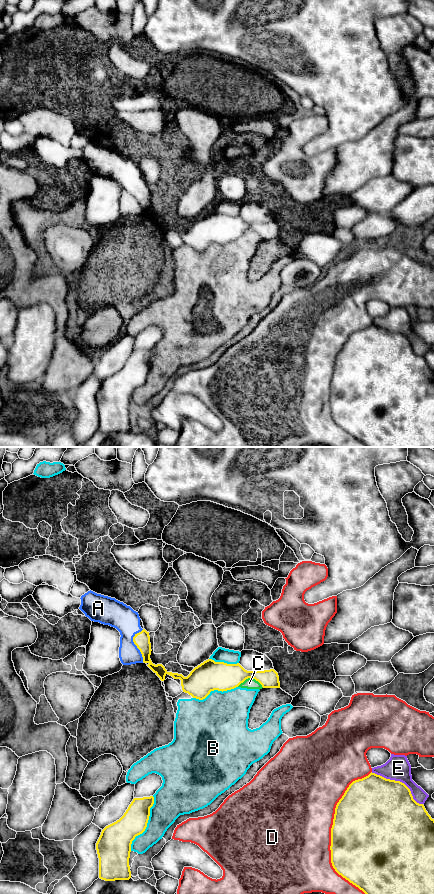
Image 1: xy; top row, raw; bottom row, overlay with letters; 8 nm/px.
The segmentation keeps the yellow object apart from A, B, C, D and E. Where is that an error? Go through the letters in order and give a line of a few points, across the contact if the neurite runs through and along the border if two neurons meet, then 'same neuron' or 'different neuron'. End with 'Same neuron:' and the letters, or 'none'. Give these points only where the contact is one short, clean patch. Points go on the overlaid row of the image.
A: line xy (142, 629), (133, 637), (133, 643), (139, 650), (143, 661); different neuron
B: different neuron
C: line xy (237, 686), (248, 678), (254, 678), (263, 687); different neuron
D: different neuron
E: different neuron
Same neuron: none

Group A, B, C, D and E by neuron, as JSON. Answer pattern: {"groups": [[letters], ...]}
{"groups": [["A", "B", "C"], ["D"], ["E"]]}

